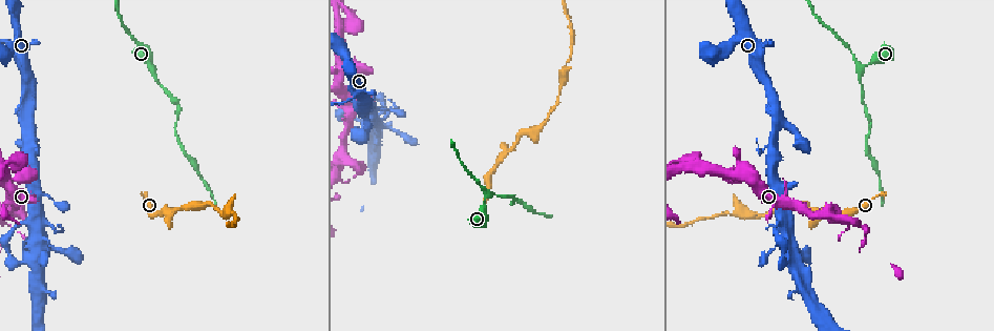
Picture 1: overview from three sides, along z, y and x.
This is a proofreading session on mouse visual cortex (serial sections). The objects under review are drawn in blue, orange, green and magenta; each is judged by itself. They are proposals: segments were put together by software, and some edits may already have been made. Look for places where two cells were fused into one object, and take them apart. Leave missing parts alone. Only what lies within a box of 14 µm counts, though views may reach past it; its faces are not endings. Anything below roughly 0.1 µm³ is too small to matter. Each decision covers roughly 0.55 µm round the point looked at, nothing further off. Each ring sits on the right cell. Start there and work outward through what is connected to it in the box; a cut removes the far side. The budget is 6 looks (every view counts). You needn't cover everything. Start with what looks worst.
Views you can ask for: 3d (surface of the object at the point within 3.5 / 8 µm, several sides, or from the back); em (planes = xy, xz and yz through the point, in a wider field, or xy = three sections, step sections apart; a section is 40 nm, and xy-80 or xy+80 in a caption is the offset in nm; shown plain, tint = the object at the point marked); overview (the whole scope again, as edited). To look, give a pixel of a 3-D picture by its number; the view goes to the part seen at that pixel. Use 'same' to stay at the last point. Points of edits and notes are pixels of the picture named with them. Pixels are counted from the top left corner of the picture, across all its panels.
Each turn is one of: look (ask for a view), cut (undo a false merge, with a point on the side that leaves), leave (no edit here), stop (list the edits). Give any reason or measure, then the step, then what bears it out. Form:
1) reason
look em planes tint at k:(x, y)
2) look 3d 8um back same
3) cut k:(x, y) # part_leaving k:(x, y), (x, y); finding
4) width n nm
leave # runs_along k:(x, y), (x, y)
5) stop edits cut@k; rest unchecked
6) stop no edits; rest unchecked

three-way junction
look 3d 8um at 1:(863, 68)

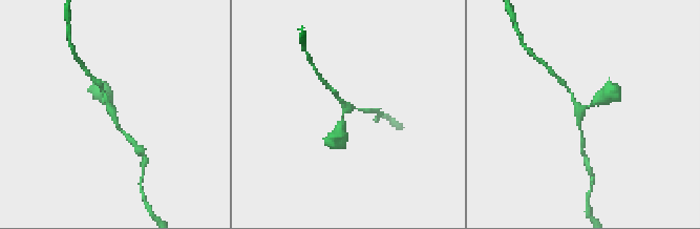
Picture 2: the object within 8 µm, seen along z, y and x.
look 3d 3.5um at 2:(348, 110)

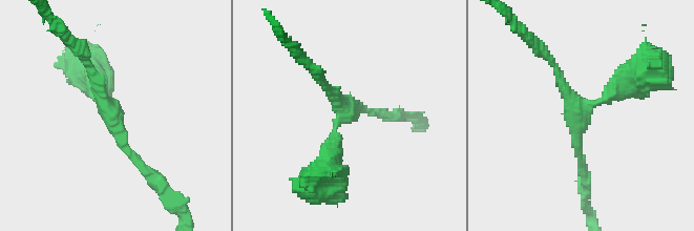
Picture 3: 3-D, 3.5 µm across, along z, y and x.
leave # runs_along 3:(640, 74), (581, 114), (581, 167); continuous, no second cell

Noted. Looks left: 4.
a narrow waist
look 3d 8um at 1:(230, 215)

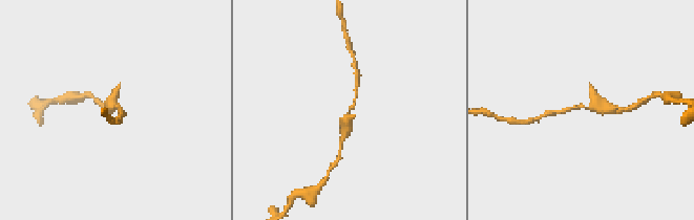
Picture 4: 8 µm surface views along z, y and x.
now the EM
look em xy step 5 tint at 4:(114, 107)

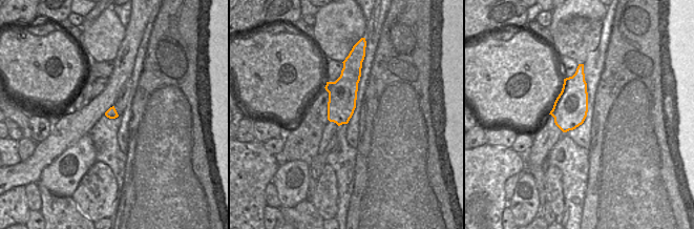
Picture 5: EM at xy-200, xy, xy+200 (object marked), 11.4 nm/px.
leave # continuous, no second cell

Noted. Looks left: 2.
sharp bend
look em xy step 5 tint at 1:(363, 137)

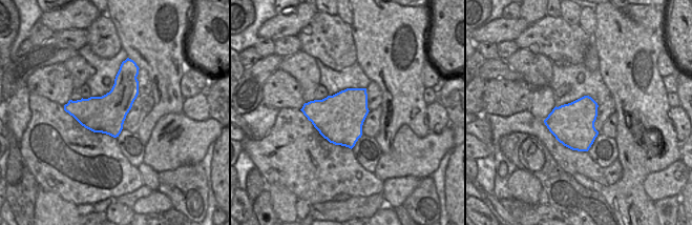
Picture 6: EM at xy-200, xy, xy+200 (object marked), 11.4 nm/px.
look 3d 3.5um same

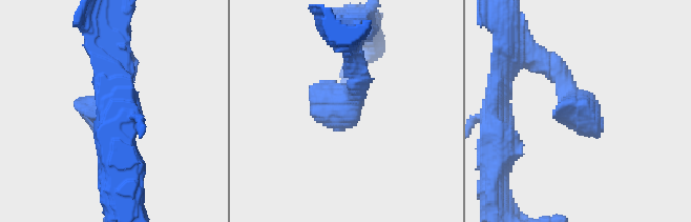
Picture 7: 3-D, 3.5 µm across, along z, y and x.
leave # runs_along 7:(355, 65), (355, 97), (310, 114); continuous, no second cell

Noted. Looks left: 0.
stop no edits; rest unchecked

